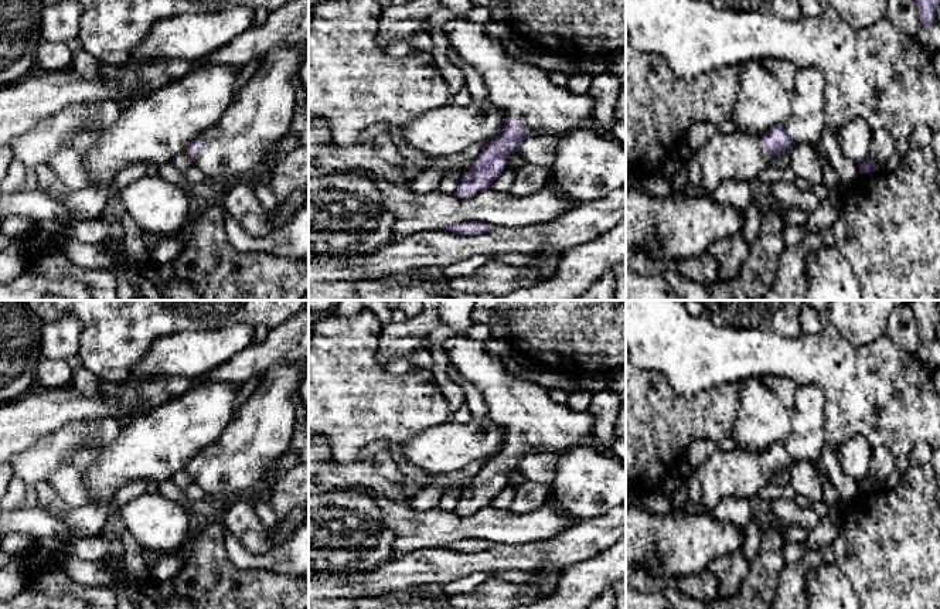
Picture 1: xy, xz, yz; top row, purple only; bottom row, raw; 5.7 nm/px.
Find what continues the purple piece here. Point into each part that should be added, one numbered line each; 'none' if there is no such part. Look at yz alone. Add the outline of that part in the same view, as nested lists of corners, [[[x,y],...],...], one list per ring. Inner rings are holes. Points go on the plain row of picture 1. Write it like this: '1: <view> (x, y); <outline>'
1: yz (741, 473); [[[736,446],[730,452],[716,449],[694,470],[685,486],[689,501],[711,511],[728,496],[756,501],[759,490],[772,479],[763,453]]]

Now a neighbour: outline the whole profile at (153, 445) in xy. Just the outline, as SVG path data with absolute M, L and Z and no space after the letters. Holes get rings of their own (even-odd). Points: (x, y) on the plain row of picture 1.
M231 382L187 384L184 392L122 423L118 438L81 476L92 503L112 501L127 482L170 480L231 422L241 388Z

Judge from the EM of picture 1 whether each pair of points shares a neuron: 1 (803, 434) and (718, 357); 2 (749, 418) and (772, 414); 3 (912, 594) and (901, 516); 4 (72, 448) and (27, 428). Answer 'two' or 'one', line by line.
1: two
2: one
3: one
4: two

